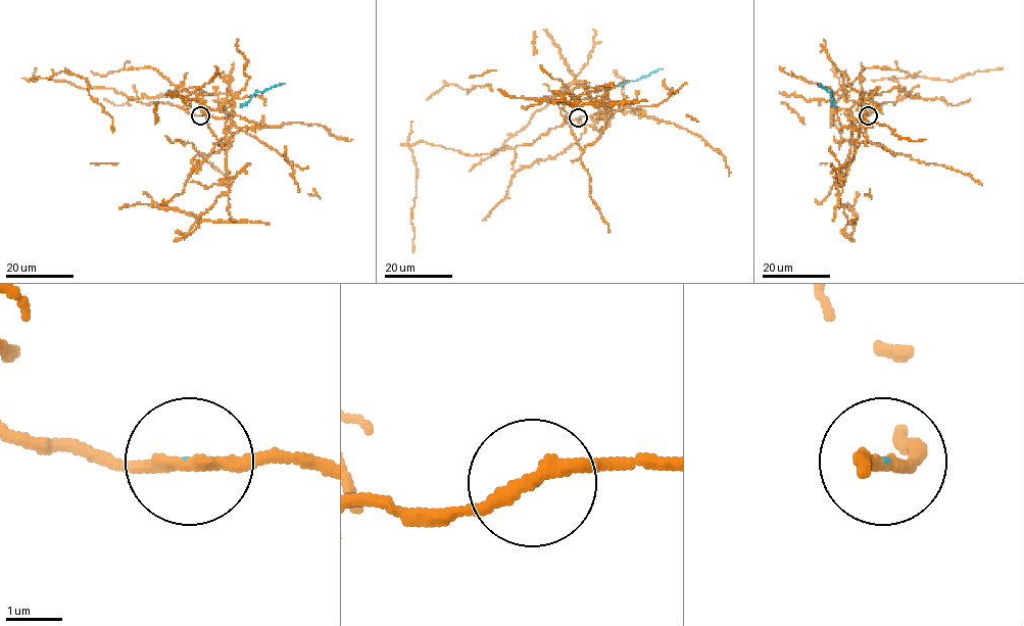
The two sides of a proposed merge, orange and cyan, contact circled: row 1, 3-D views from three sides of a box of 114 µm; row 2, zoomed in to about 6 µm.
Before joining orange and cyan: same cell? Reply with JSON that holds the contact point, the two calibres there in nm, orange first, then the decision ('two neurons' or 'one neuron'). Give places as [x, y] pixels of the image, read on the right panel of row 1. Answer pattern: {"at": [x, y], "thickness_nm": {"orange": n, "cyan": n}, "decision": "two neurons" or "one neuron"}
{"at": [868, 115], "thickness_nm": {"orange": 240, "cyan": 60}, "decision": "two neurons"}

